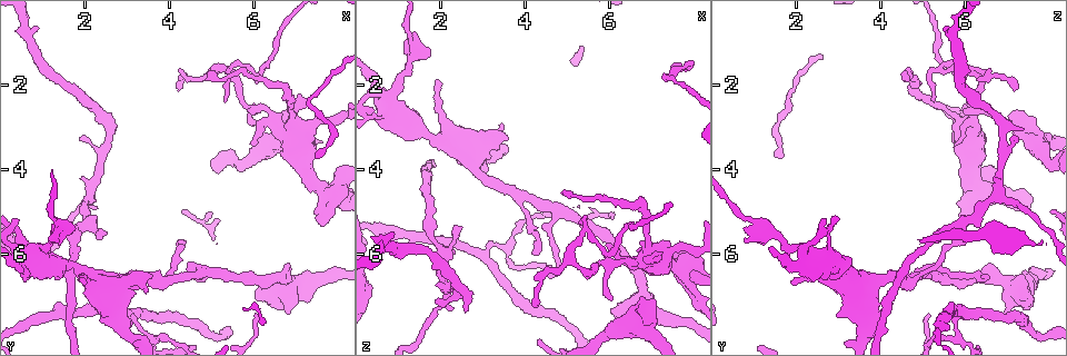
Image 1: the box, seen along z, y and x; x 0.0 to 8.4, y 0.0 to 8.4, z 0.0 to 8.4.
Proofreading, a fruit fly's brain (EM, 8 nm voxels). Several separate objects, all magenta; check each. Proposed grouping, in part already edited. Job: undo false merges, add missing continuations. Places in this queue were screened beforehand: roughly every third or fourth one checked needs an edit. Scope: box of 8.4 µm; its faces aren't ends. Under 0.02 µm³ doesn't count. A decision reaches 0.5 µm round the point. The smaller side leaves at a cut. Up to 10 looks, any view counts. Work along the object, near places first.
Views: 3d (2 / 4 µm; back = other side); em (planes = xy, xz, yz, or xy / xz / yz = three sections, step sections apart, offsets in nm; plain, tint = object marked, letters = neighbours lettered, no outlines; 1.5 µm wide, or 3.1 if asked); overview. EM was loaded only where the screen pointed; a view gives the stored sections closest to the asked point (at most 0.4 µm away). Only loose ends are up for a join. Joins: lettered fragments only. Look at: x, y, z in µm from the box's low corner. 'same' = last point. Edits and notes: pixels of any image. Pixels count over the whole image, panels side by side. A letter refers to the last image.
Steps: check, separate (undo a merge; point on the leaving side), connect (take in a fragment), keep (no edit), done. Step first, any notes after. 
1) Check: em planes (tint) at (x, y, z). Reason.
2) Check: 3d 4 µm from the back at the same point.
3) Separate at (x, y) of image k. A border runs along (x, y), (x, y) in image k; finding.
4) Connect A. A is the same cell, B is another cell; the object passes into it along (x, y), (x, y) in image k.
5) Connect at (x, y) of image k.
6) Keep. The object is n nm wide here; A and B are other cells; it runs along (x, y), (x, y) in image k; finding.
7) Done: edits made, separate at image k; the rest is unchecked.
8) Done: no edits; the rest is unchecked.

Check: em xy step 4 (letters) at (6.70, 2.60, 7.20). Thick end.

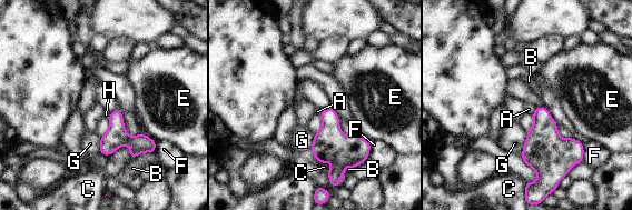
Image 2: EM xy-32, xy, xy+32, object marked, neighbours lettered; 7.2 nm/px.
Keep. The longest contact is with C, 190 nm; A, B, C, E, F, G and H are other cells; a border runs along (535, 109), (532, 114) in image 2; no lettered fragment goes on from it.

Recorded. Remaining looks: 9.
Check: em planes (letters) at (5.30, 2.40, 5.25). Free end.

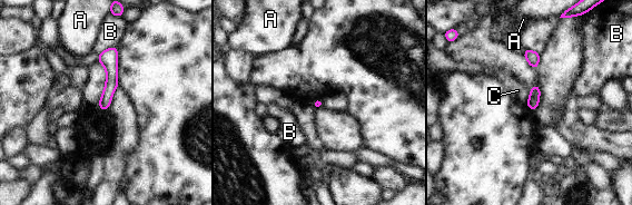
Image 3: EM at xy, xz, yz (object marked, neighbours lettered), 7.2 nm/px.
Keep. A, B and C are other cells; it runs along (114, 49), (104, 107) in image 3; no lettered fragment goes on from it.

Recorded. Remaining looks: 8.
Check: 3d 2 µm at (2.50, 5.45, 5.35). Free end.

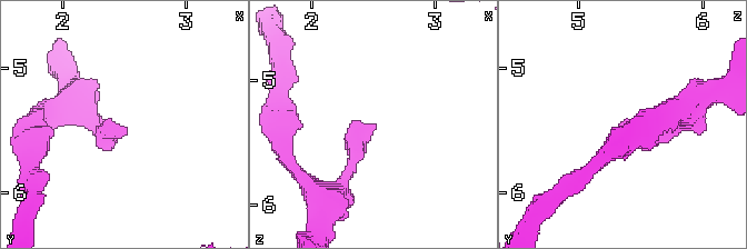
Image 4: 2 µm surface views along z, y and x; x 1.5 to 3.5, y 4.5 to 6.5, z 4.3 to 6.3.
Check: em planes (tint) at (2.52, 5.48, 5.34).

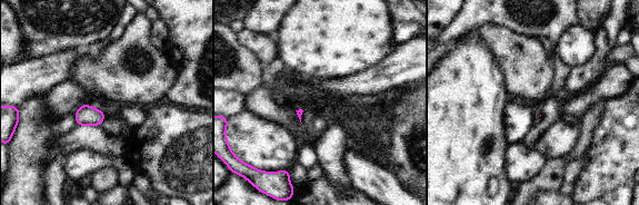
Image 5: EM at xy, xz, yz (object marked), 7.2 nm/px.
Check: em planes (letters) at the same point. See the neighbours.

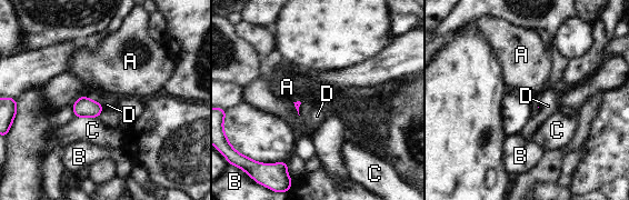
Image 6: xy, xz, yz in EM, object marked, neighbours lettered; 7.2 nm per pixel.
Keep. A, B, C and D are other cells; a border runs along (101, 103), (101, 112), (97, 117) in image 6; none of them fits.

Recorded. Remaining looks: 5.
Check: 3d 4 µm from the back at (3.00, 7.45, 6.00). Three arms meet.

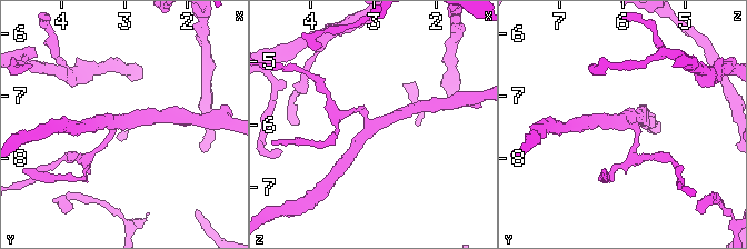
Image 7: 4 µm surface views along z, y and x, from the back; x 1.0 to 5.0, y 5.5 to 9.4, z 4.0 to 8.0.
Check: em yz step 4 (tint) at (2.95, 7.45, 5.95). Now the EM.

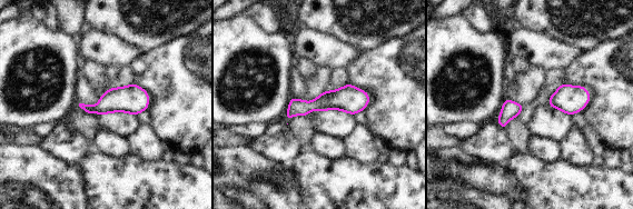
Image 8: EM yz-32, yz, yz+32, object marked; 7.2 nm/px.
Check: em yz step 4 (letters) at the same point.

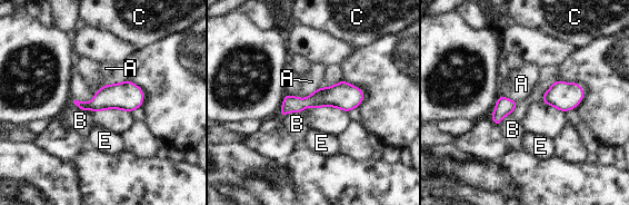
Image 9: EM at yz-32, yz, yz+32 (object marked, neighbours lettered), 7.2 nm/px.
Keep. A, B, C and E are other cells; 3 arms meet here; all the same cell.

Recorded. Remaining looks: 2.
Done: no edits; the rest is unchecked.

